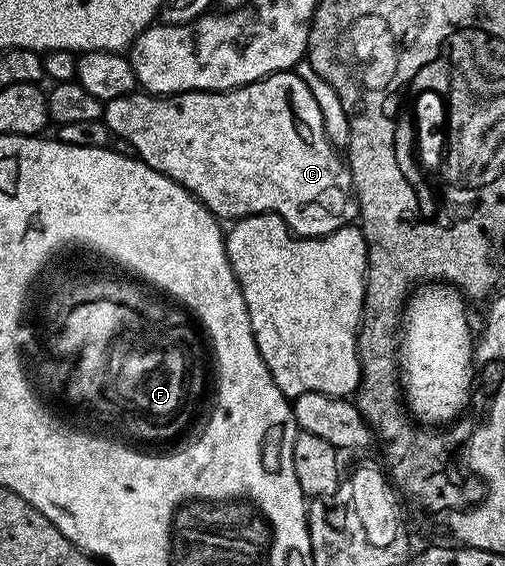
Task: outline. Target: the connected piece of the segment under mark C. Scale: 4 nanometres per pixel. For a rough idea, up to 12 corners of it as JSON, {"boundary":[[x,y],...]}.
{"boundary":[[312,85],[105,102],[115,138],[219,219],[358,217]]}

